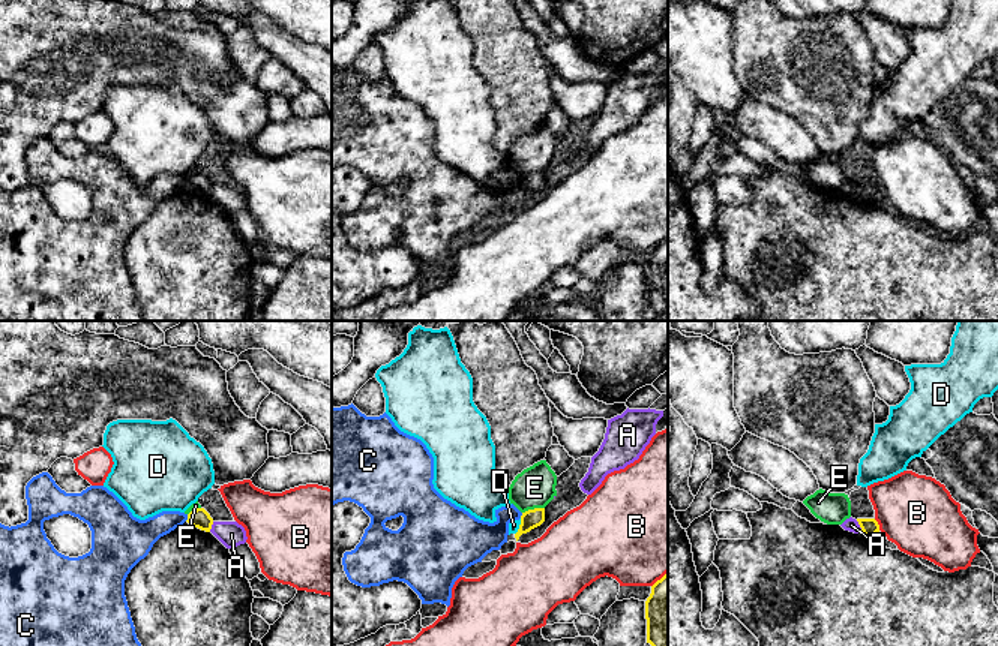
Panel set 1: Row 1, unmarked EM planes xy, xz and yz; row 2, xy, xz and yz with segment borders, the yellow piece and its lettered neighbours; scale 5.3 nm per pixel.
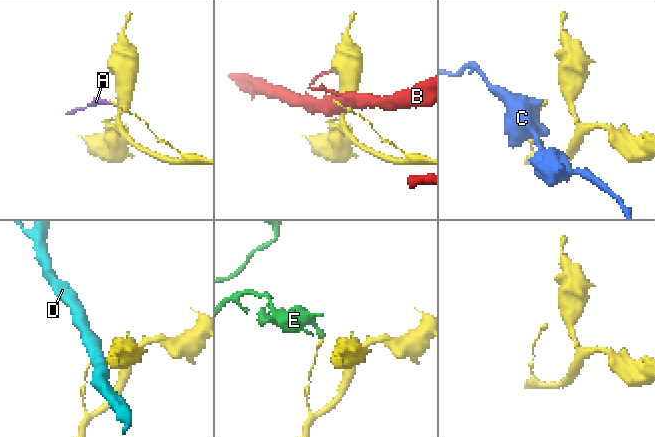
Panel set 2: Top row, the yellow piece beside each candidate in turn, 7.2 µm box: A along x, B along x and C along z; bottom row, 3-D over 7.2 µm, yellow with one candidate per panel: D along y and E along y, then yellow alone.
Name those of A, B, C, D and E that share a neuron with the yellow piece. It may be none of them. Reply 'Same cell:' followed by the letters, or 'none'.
Same cell: none

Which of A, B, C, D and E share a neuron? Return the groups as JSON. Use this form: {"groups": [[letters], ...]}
{"groups": [["A"], ["B"], ["C"], ["D"], ["E"]]}

